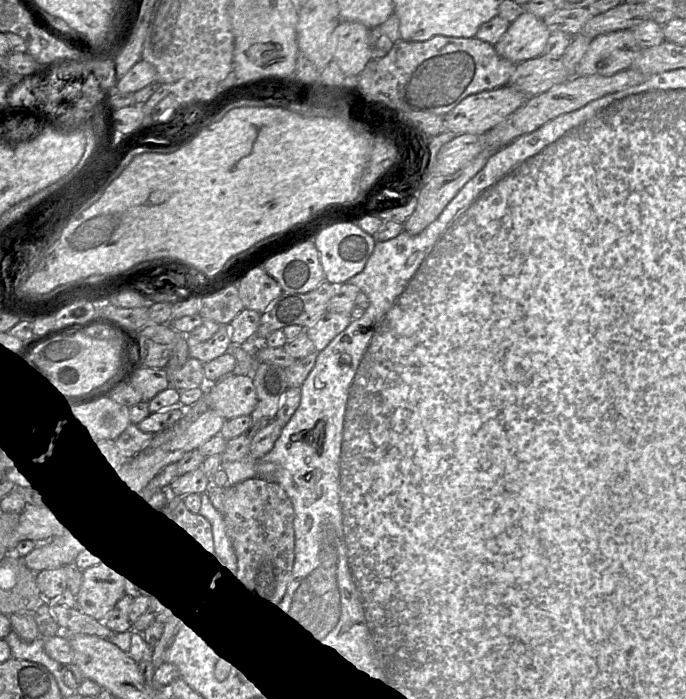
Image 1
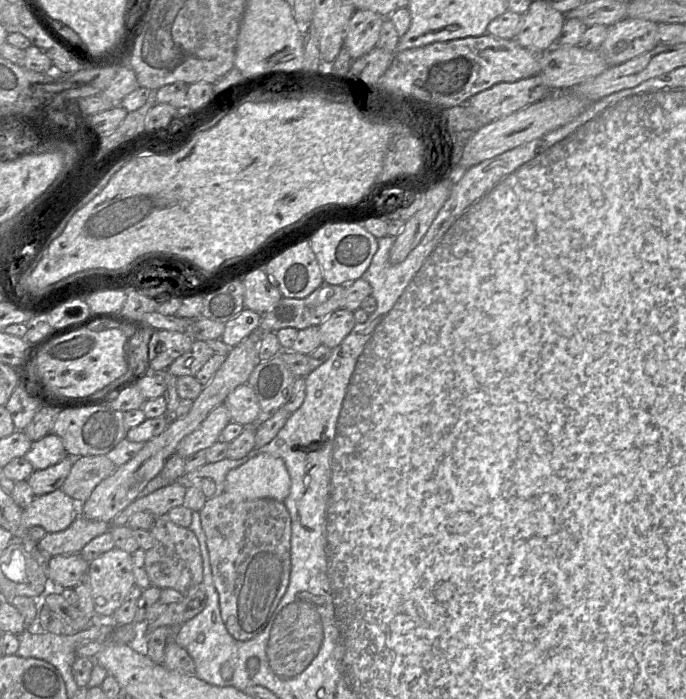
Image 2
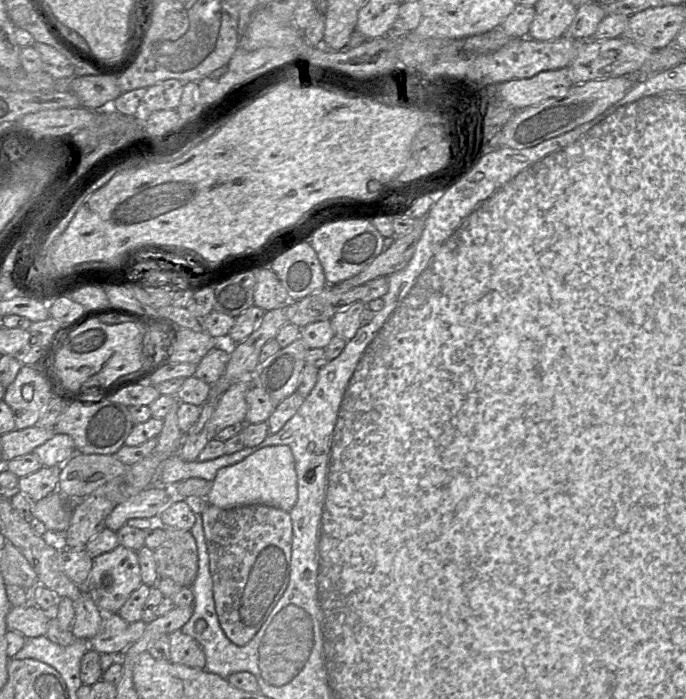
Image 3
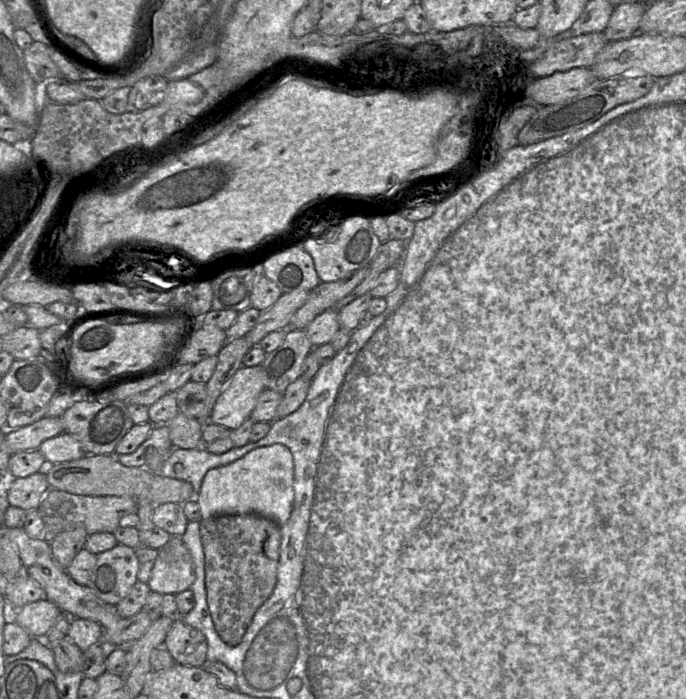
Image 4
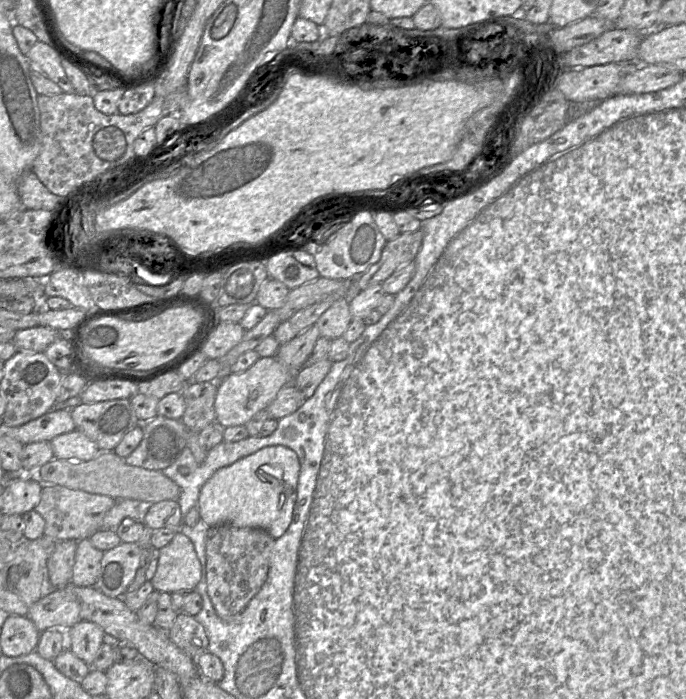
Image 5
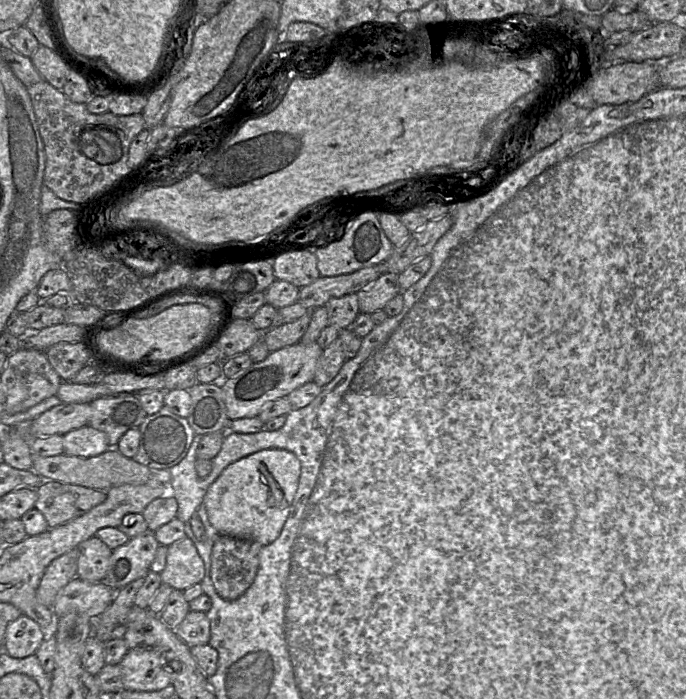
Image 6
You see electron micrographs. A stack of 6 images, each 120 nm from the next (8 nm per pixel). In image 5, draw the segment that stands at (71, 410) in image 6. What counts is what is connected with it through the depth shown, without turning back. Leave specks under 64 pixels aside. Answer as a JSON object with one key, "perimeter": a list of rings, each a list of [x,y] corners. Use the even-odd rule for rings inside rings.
{"perimeter":[[[52,409],[46,414],[13,428],[14,437],[23,445],[51,441],[60,434],[75,430],[70,410]]]}

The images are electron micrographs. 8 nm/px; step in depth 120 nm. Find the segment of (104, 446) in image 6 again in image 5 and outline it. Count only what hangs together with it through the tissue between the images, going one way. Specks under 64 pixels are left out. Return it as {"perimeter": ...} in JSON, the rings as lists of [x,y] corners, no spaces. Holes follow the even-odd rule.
{"perimeter":[[[77,429],[56,436],[50,444],[54,458],[58,459],[88,461],[100,452],[97,444]]]}

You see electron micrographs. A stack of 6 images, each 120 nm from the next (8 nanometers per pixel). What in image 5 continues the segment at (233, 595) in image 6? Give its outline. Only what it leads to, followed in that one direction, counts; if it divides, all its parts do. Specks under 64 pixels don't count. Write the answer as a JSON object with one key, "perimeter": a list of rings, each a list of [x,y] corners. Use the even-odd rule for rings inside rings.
{"perimeter":[[[231,524],[209,527],[206,534],[207,592],[217,615],[223,620],[237,618],[265,583],[274,541],[269,533],[258,528],[240,528]]]}

